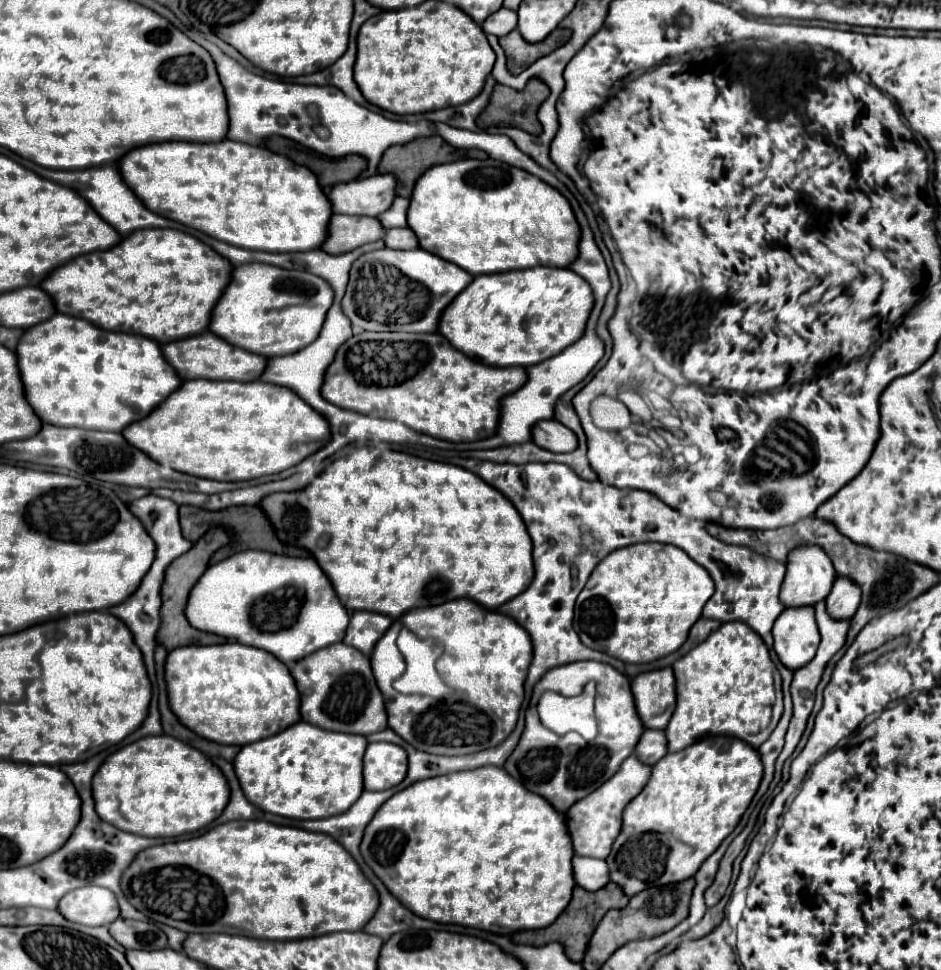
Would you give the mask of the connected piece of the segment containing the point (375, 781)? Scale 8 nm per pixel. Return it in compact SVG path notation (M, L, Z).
M388 742L366 746L364 754L364 790L388 790L400 784L408 770L406 752Z

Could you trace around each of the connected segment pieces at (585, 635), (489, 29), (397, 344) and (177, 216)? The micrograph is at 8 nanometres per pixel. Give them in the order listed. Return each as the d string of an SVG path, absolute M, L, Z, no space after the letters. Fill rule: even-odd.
M634 544L610 552L592 572L576 600L574 630L582 644L606 652L626 664L648 664L676 652L688 638L690 628L702 616L704 604L714 594L714 580L706 568L688 558L684 550L668 544Z
M500 8L492 16L488 16L486 22L482 24L486 34L494 34L498 38L510 34L512 30L516 30L516 26L518 26L518 14L514 10L508 10L508 8Z
M362 332L336 350L320 394L344 410L396 420L440 440L472 442L496 434L500 398L516 392L524 382L524 368L482 366L452 348L440 334Z
M220 140L220 142L162 142L130 150L116 164L128 188L140 196L144 206L164 218L172 218L220 242L240 246L246 250L264 252L304 252L318 248L326 238L326 224L332 216L332 206L324 196L318 178L306 168L298 166L286 156L274 154L266 148Z

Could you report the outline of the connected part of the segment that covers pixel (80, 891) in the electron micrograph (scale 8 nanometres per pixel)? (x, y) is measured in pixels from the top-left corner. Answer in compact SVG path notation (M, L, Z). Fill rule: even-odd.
M84 886L68 892L60 898L58 912L66 920L84 926L108 926L120 916L114 894L100 886Z

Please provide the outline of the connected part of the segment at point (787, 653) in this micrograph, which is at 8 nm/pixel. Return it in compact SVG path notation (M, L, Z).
M786 608L772 634L774 650L788 670L794 672L806 666L814 658L820 642L814 608Z

